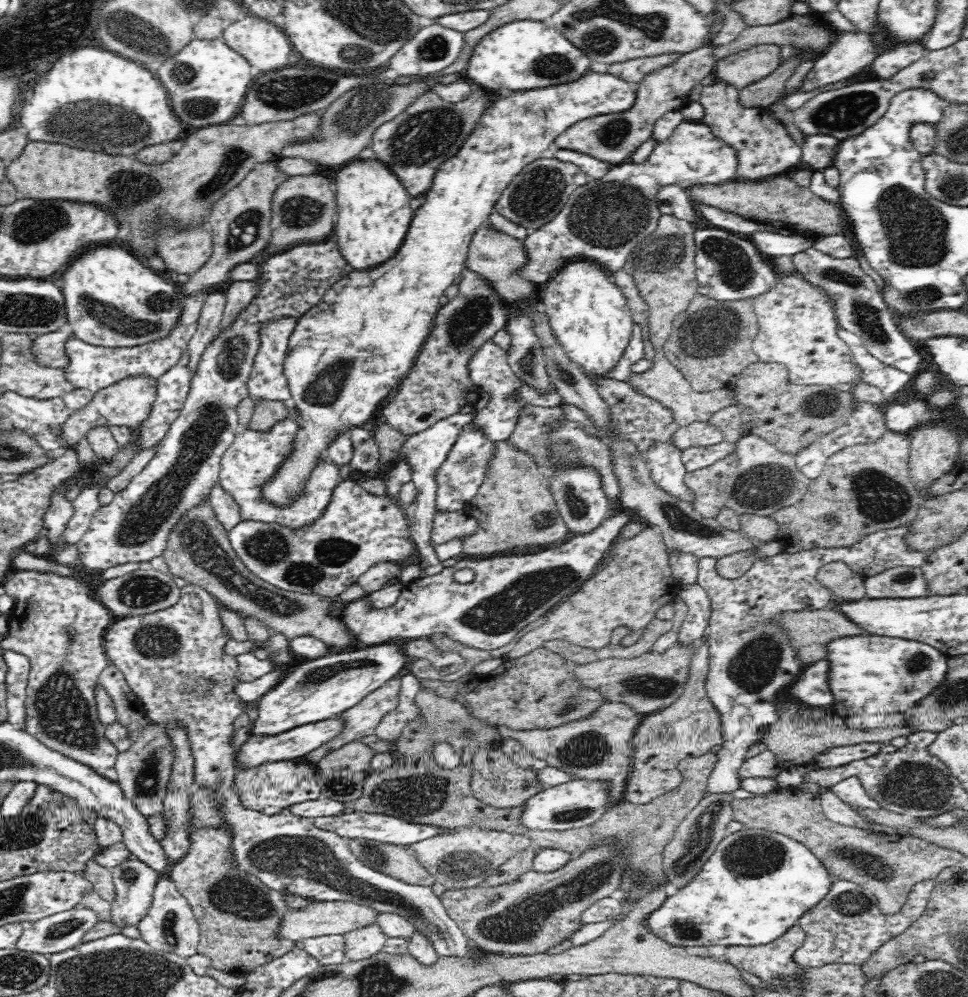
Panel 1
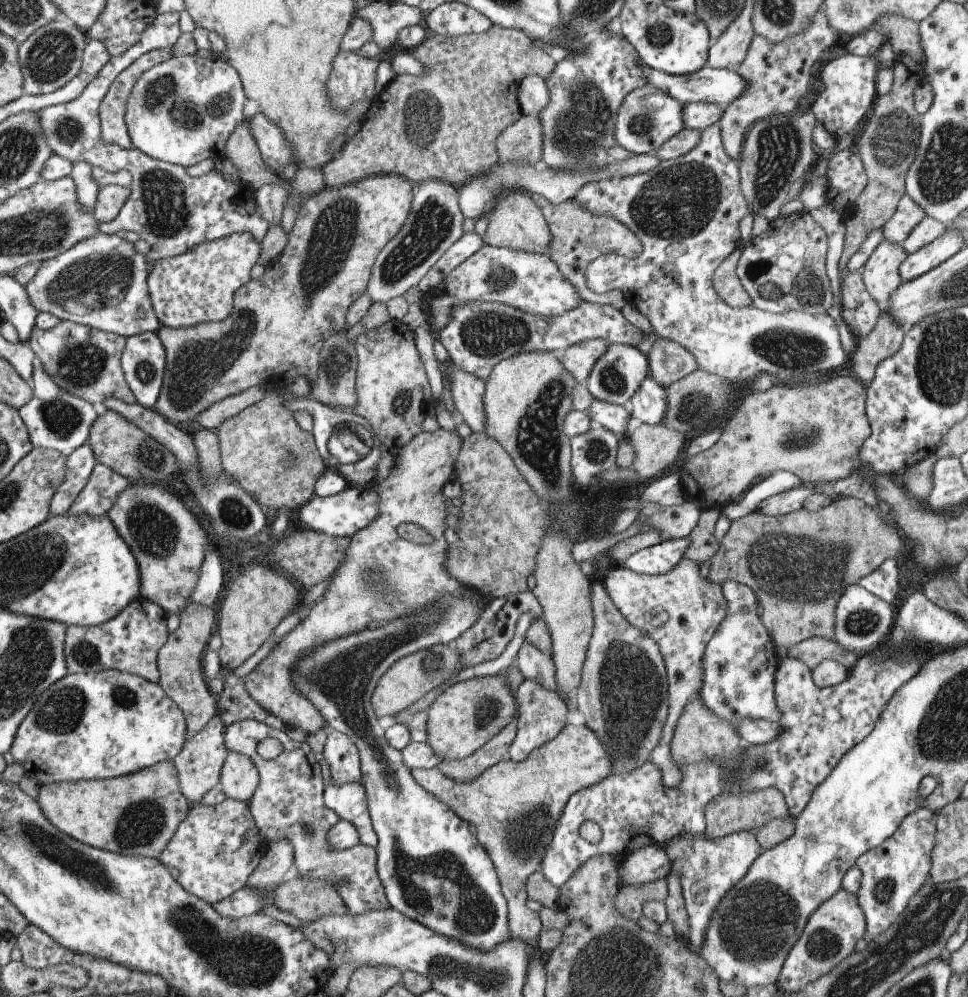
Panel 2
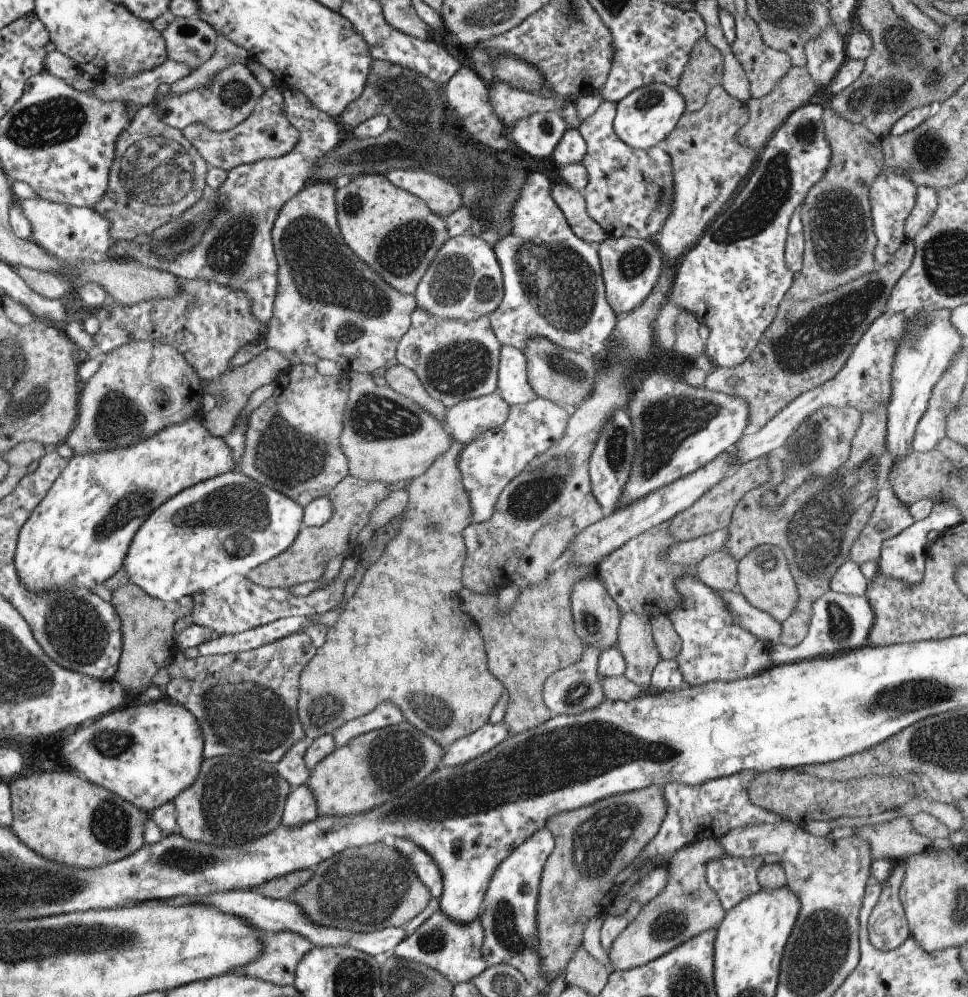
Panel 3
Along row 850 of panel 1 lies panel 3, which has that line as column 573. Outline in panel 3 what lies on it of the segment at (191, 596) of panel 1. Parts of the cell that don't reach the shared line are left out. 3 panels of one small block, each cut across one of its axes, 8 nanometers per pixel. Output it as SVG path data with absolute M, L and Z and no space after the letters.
M540 172L528 173L526 180L521 186L521 191L518 195L518 198L513 202L512 208L509 210L509 226L511 229L507 235L500 235L500 238L497 238L497 241L493 246L493 251L499 260L503 272L503 302L493 313L490 313L487 317L490 319L490 324L494 329L496 338L503 344L503 346L516 347L518 350L521 350L524 353L527 349L527 344L529 343L528 341L538 336L547 338L548 341L557 344L559 347L576 351L577 353L584 353L585 355L592 357L601 357L605 352L605 348L607 347L607 342L611 337L612 331L615 329L618 316L616 316L615 312L612 310L612 307L607 301L598 247L596 245L591 245L590 243L584 242L584 240L578 238L574 234L574 231L568 224L564 213L560 210L560 207L552 198L551 188L552 183L547 175Z

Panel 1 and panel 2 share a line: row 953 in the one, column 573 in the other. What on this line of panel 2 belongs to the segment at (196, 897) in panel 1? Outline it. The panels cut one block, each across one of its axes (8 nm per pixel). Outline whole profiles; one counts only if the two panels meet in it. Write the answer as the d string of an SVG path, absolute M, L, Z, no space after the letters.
M537 193L531 198L544 216L552 234L549 258L557 265L564 279L576 290L580 299L600 305L611 305L620 310L624 308L627 305L627 300L620 290L614 289L606 293L594 293L588 289L585 273L588 264L603 255L638 257L643 252L642 244L632 233L632 230L611 215L591 213L575 199L554 205Z

